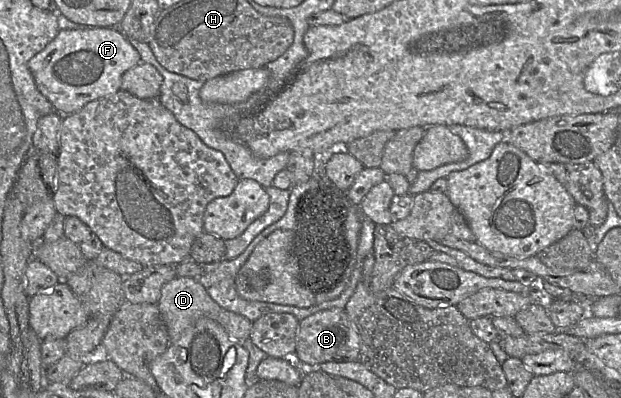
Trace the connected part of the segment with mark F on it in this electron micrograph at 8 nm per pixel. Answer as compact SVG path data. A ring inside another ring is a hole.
M119 27L60 30L57 36L28 62L40 93L60 115L72 114L87 103L121 90L123 74L141 62L140 54Z

